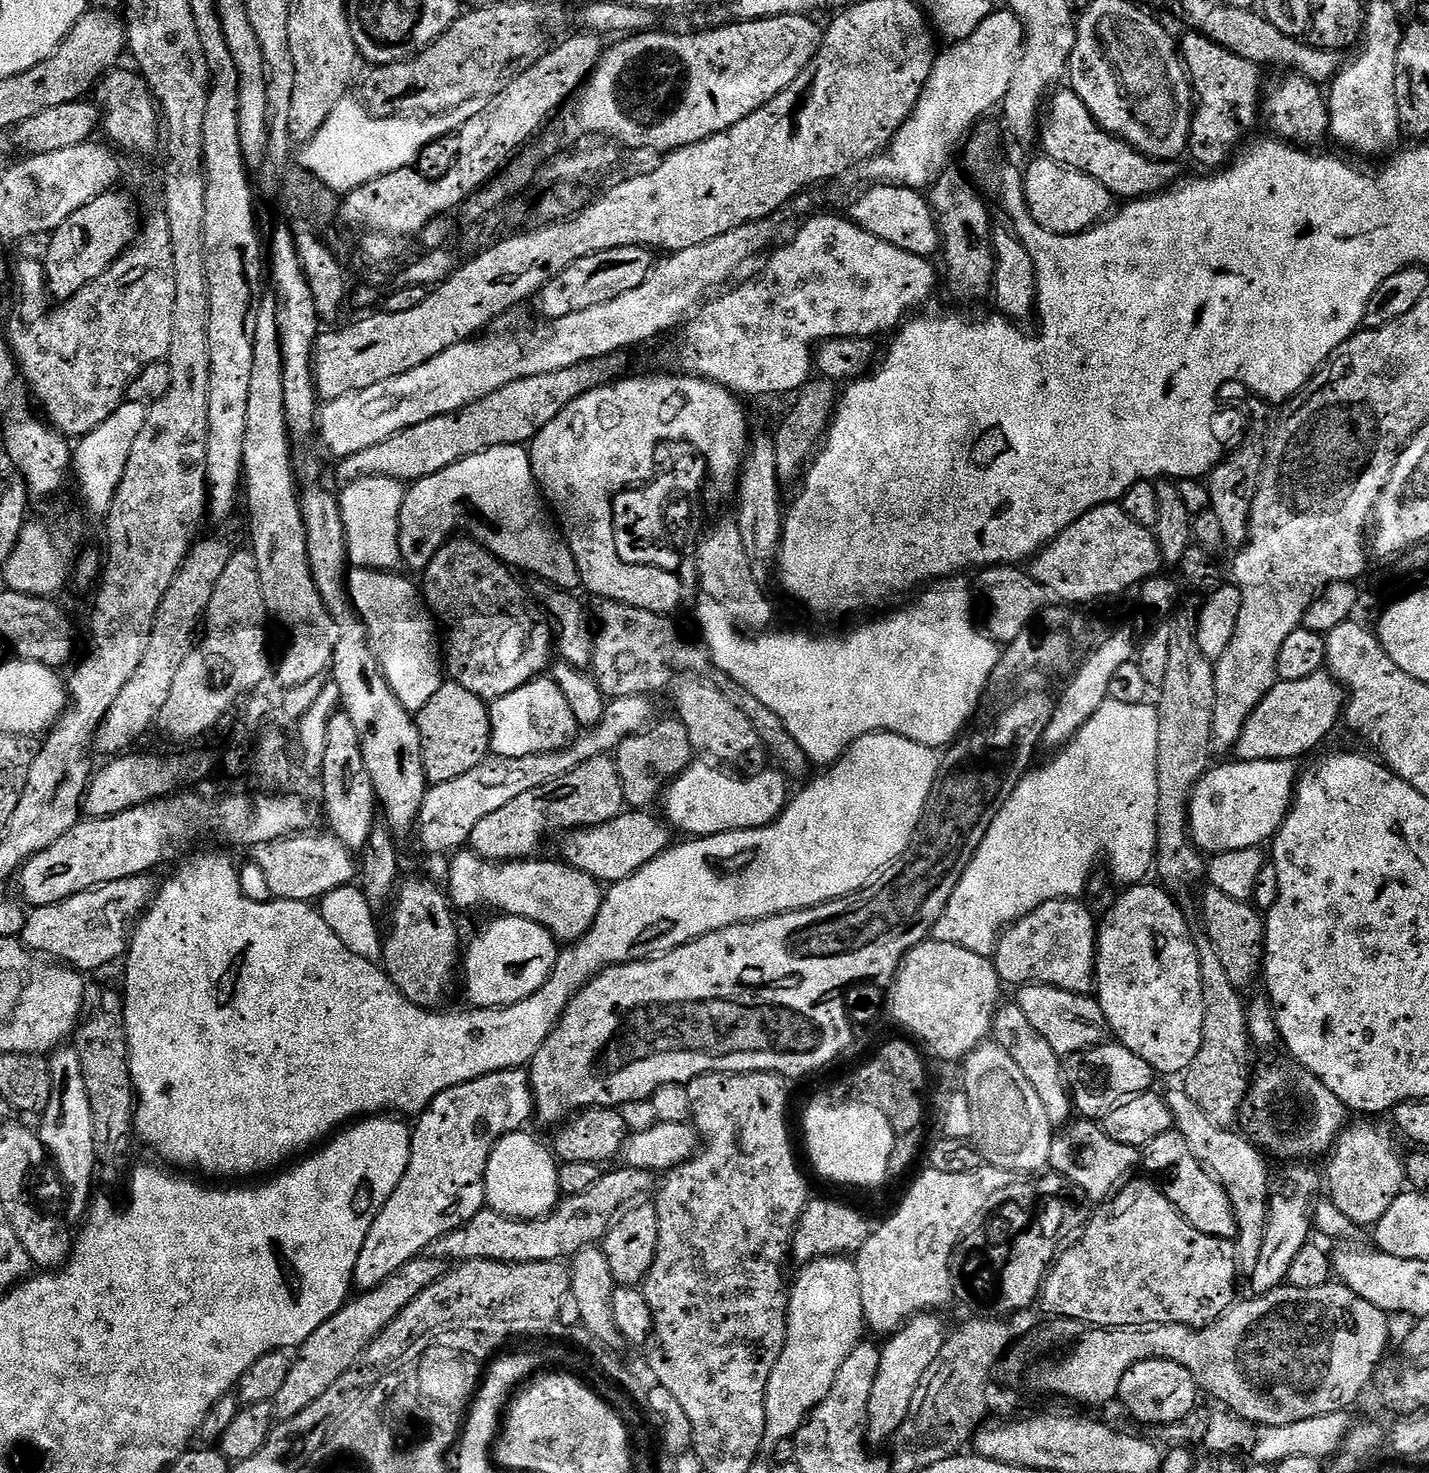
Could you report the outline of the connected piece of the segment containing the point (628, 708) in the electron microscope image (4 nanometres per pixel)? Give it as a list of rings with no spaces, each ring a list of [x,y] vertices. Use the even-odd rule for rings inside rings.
[[[644,694],[611,698],[604,705],[600,723],[577,731],[566,748],[559,748],[553,752],[526,754],[520,758],[489,754],[472,770],[466,770],[464,774],[458,774],[448,782],[431,785],[424,793],[424,801],[414,825],[414,833],[416,832],[417,838],[420,839],[421,846],[428,852],[451,853],[453,850],[463,849],[471,841],[474,826],[482,818],[486,818],[486,814],[502,810],[506,802],[512,802],[526,790],[534,790],[574,770],[590,758],[611,753],[624,737],[643,731],[653,719],[652,704],[648,700],[651,699]]]

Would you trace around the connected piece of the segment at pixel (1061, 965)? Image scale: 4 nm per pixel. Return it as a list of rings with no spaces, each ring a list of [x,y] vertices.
[[[1068,897],[1042,903],[1016,923],[1009,925],[997,939],[992,956],[1003,983],[1019,986],[1039,983],[1087,995],[1095,983],[1096,918],[1081,899]]]

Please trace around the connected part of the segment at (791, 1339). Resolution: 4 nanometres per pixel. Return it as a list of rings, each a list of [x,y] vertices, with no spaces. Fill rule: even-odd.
[[[824,1256],[803,1265],[799,1271],[793,1288],[791,1285],[788,1292],[788,1329],[784,1349],[766,1386],[764,1443],[772,1450],[783,1439],[795,1437],[808,1413],[828,1397],[834,1378],[838,1378],[838,1370],[842,1370],[842,1362],[846,1362],[848,1355],[861,1343],[863,1336],[860,1335],[866,1332],[861,1283],[855,1261],[847,1257]]]

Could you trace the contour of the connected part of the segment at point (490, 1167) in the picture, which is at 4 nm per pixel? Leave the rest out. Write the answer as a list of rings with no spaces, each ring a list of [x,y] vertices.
[[[528,1130],[501,1136],[488,1153],[484,1166],[484,1198],[487,1207],[503,1216],[513,1216],[516,1220],[536,1220],[539,1216],[546,1216],[562,1199],[558,1182],[559,1173],[558,1160],[552,1157],[551,1150],[542,1141],[535,1140]]]

